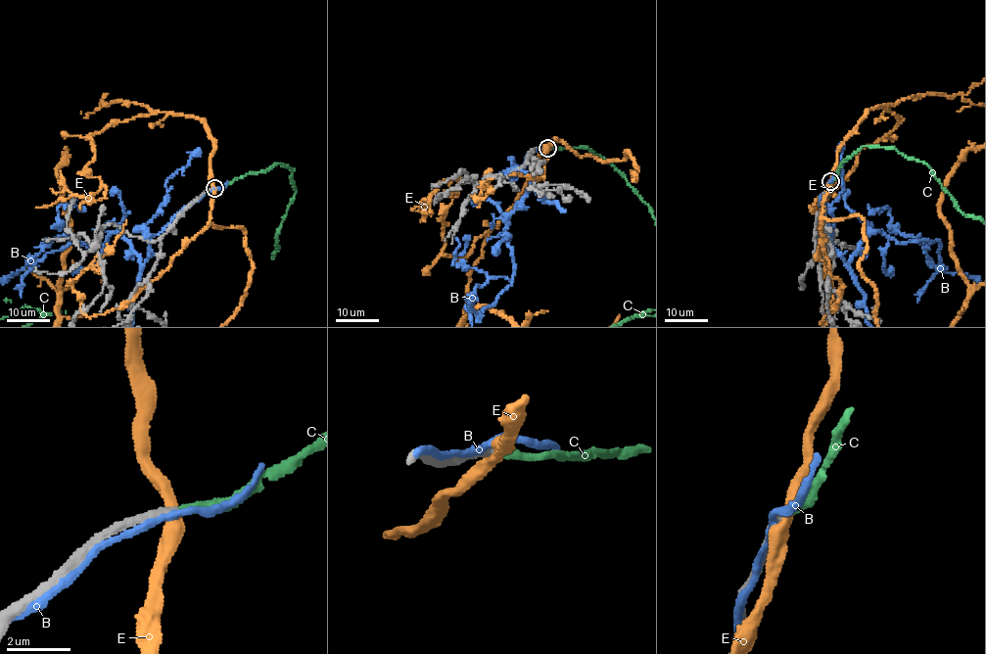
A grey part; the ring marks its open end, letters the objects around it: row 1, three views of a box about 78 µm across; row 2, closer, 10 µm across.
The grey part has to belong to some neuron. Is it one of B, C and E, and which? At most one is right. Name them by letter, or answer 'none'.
C

